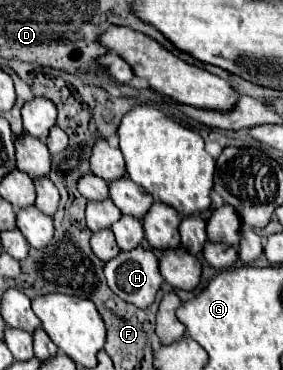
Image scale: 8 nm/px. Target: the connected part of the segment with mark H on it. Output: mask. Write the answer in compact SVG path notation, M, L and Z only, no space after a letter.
M136 247L122 251L116 259L104 265L108 287L126 303L138 309L148 309L162 287L158 259L150 249Z

